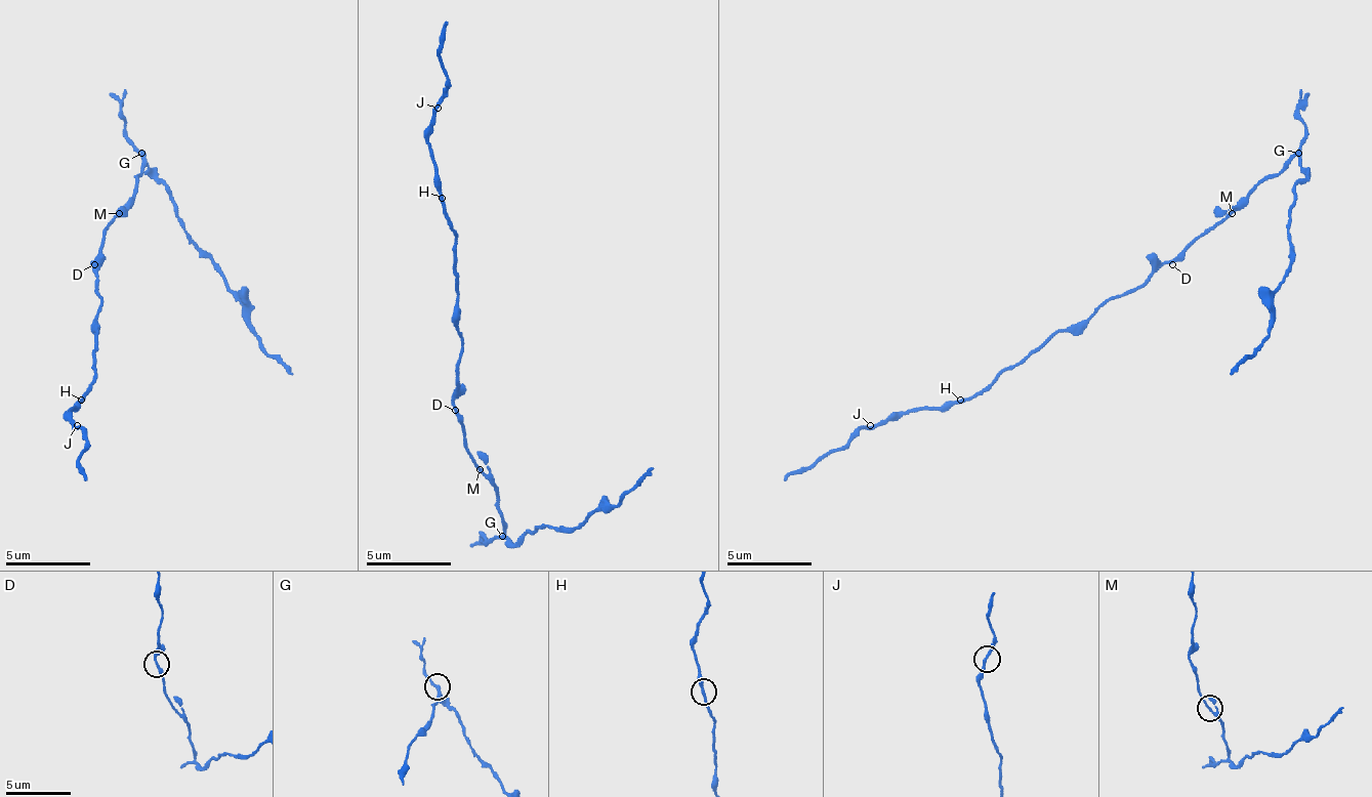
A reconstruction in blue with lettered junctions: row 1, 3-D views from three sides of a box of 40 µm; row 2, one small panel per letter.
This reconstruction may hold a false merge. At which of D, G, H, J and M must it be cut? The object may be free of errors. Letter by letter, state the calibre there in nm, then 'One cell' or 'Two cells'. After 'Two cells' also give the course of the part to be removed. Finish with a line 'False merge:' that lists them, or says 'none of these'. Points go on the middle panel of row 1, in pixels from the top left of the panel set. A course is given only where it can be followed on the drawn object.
D: Thickness 200 nm. One cell
G: Thickness 180 nm. Two cells. Course of the part to remove: (501, 537), (518, 541), (540, 525), (574, 529), (608, 511), (654, 469)
H: Thickness 240 nm. One cell
J: Thickness 200 nm. One cell
M: Thickness 160 nm. One cell
False merge: G

